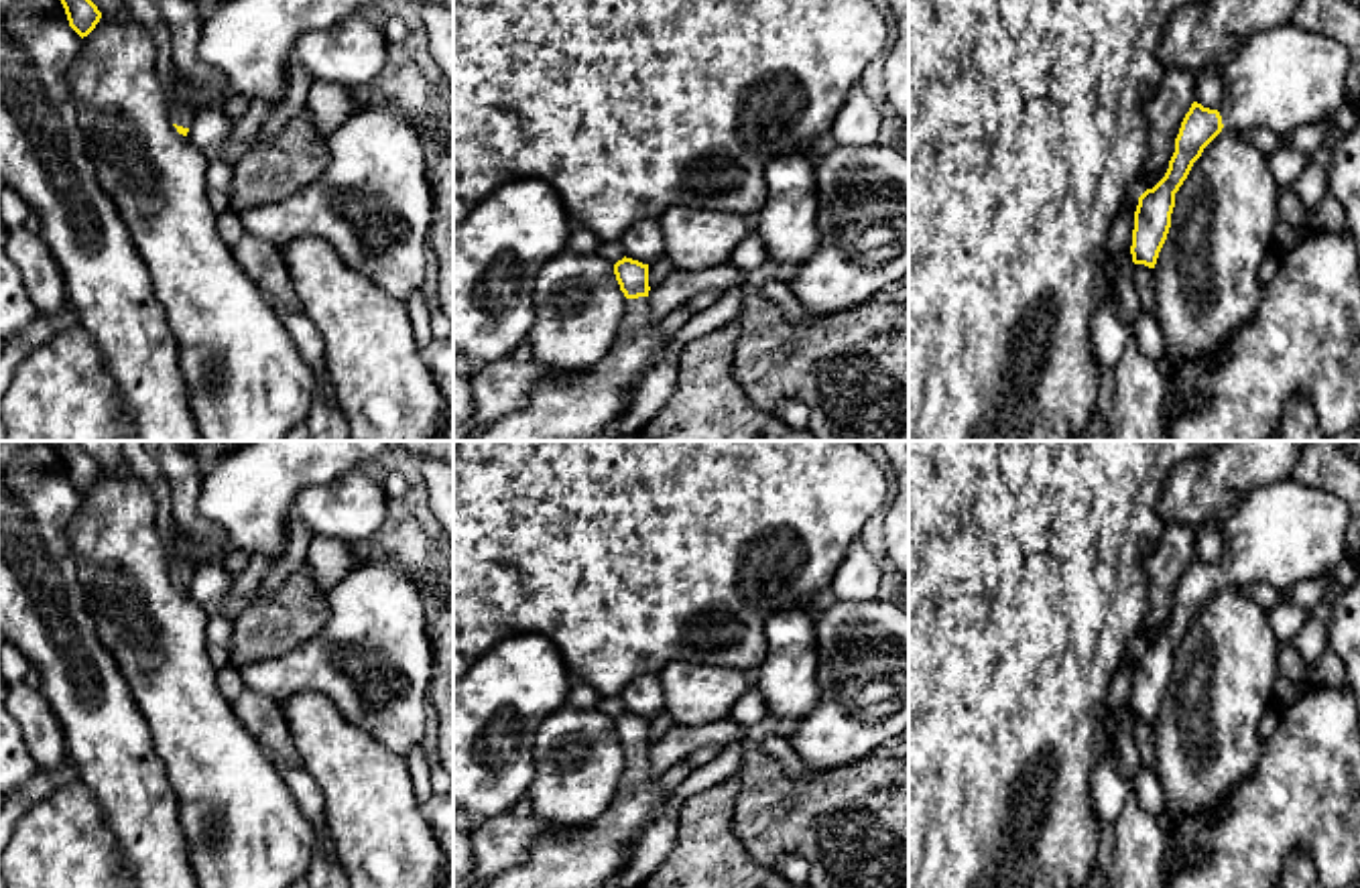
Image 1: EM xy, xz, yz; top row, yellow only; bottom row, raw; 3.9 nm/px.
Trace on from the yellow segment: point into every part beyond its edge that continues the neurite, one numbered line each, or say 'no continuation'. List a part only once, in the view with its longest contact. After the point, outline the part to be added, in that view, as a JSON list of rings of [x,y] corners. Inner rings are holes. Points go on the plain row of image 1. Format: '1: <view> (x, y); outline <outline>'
1: xz (588, 856); outline [[[646,752],[628,754],[614,801],[596,821],[553,825],[520,862],[480,888],[608,888],[624,868],[622,853],[636,845],[671,799]]]

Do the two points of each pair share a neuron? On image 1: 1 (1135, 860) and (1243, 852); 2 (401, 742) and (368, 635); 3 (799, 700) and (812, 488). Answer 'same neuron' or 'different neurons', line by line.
1: different neurons
2: same neuron
3: different neurons

